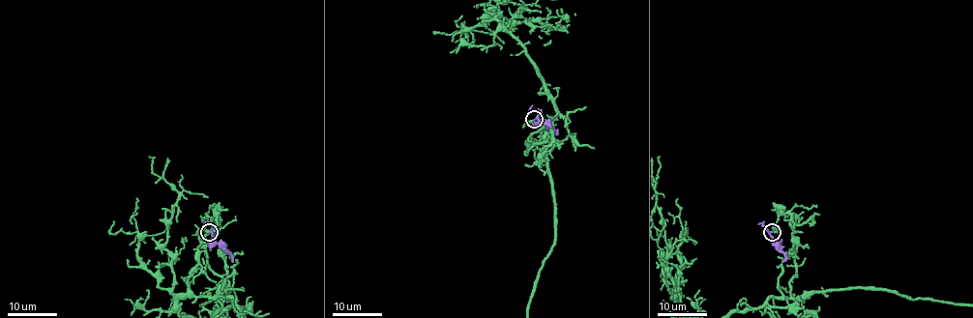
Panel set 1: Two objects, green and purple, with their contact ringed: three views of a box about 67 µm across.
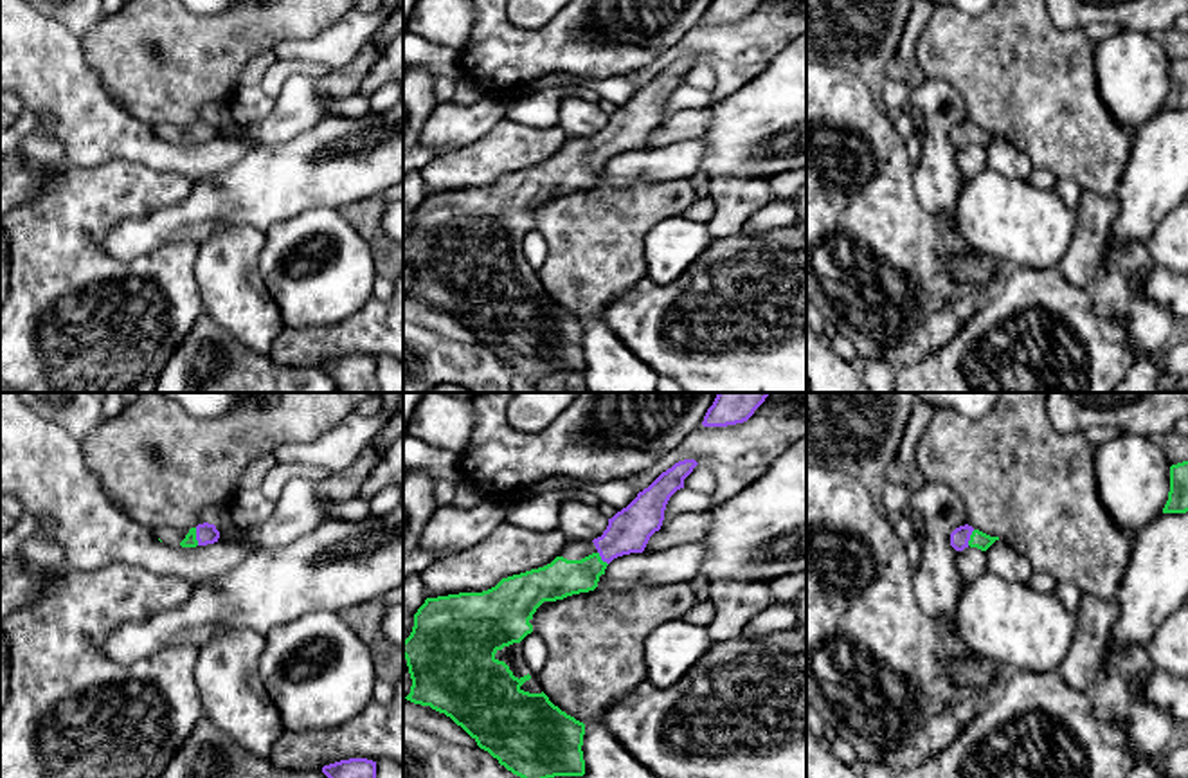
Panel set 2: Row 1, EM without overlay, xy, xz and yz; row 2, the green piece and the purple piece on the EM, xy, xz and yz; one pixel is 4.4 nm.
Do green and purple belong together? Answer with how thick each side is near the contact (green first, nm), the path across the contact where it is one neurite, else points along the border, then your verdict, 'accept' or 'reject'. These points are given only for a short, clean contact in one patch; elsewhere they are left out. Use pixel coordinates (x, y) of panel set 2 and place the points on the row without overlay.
calibres 60 and 100 nm; way xy (189, 137), (195, 134), (206, 130); accept

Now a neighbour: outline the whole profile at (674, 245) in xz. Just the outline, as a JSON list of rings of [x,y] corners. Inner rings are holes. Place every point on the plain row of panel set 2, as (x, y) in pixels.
[[[682,216],[661,222],[644,238],[648,277],[661,286],[679,279],[715,240],[707,223]]]

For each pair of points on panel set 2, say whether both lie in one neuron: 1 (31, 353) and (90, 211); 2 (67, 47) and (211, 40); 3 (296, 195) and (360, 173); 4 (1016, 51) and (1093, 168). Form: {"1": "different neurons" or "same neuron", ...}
{"1": "same neuron", "2": "different neurons", "3": "same neuron", "4": "same neuron"}

